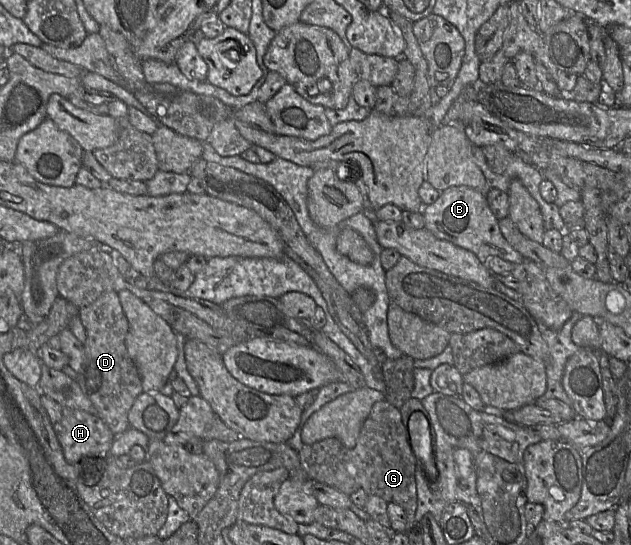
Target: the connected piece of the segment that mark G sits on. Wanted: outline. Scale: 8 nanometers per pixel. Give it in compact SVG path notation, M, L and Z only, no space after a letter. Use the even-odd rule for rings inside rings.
M386 399L378 401L372 406L369 416L364 421L354 448L346 448L335 437L326 438L313 444L304 444L298 451L301 469L309 479L331 486L348 496L363 489L368 495L379 496L387 503L396 503L405 510L407 521L414 522L417 508L415 482L417 460L409 444L407 428L401 419L399 409Z

